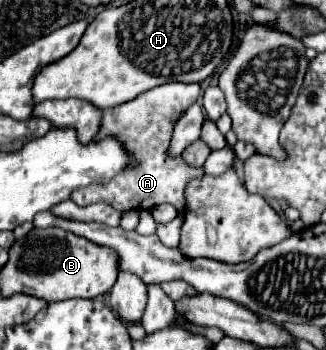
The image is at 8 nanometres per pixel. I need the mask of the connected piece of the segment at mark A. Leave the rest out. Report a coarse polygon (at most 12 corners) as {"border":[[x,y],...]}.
{"border":[[163,84],[103,110],[101,132],[137,164],[73,192],[77,206],[185,208],[203,168],[169,158],[199,84]]}

